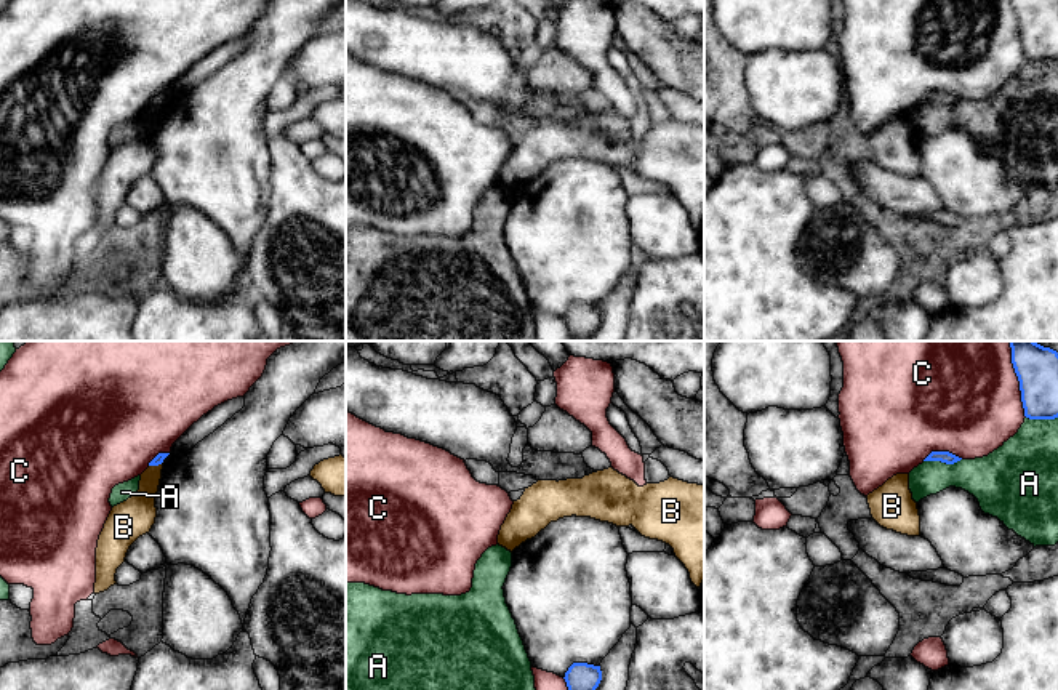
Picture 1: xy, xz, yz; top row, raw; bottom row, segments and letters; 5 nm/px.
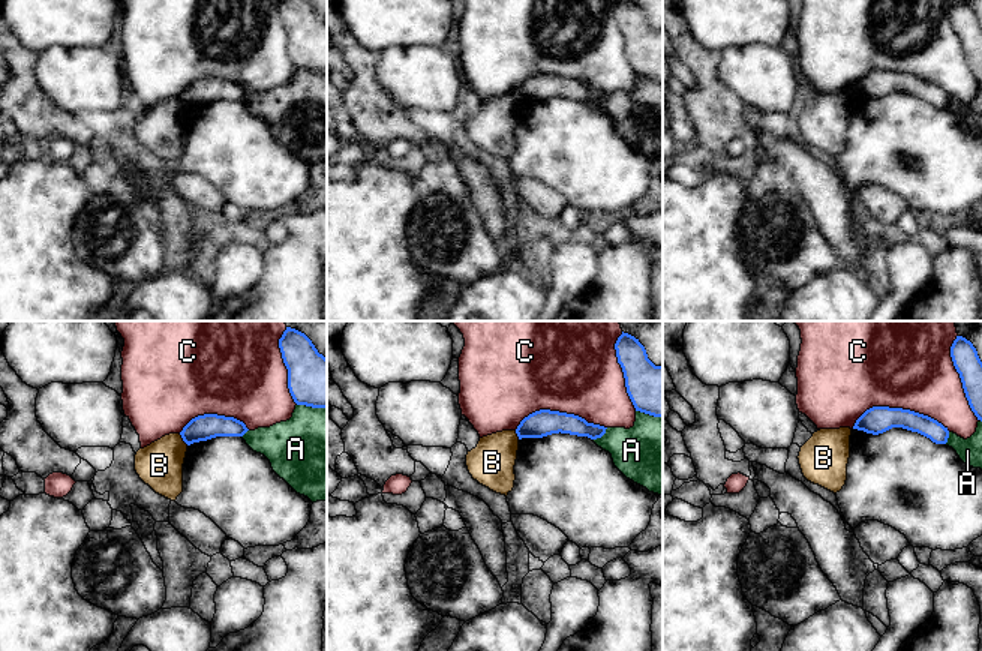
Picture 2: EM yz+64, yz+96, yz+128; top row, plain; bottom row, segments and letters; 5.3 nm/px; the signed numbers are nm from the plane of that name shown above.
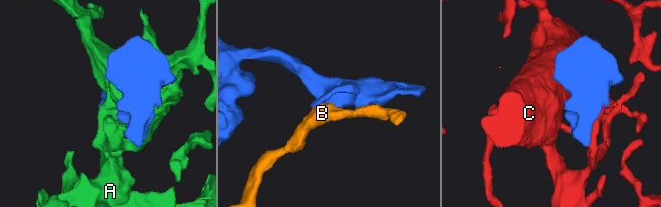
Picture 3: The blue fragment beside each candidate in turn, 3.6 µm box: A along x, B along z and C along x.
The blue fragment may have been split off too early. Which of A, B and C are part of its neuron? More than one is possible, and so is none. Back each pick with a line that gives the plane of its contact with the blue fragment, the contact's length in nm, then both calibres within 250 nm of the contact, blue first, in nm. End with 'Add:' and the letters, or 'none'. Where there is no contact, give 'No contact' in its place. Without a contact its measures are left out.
Add: none

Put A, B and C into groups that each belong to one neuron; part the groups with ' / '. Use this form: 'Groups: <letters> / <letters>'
Groups: A / B / C

